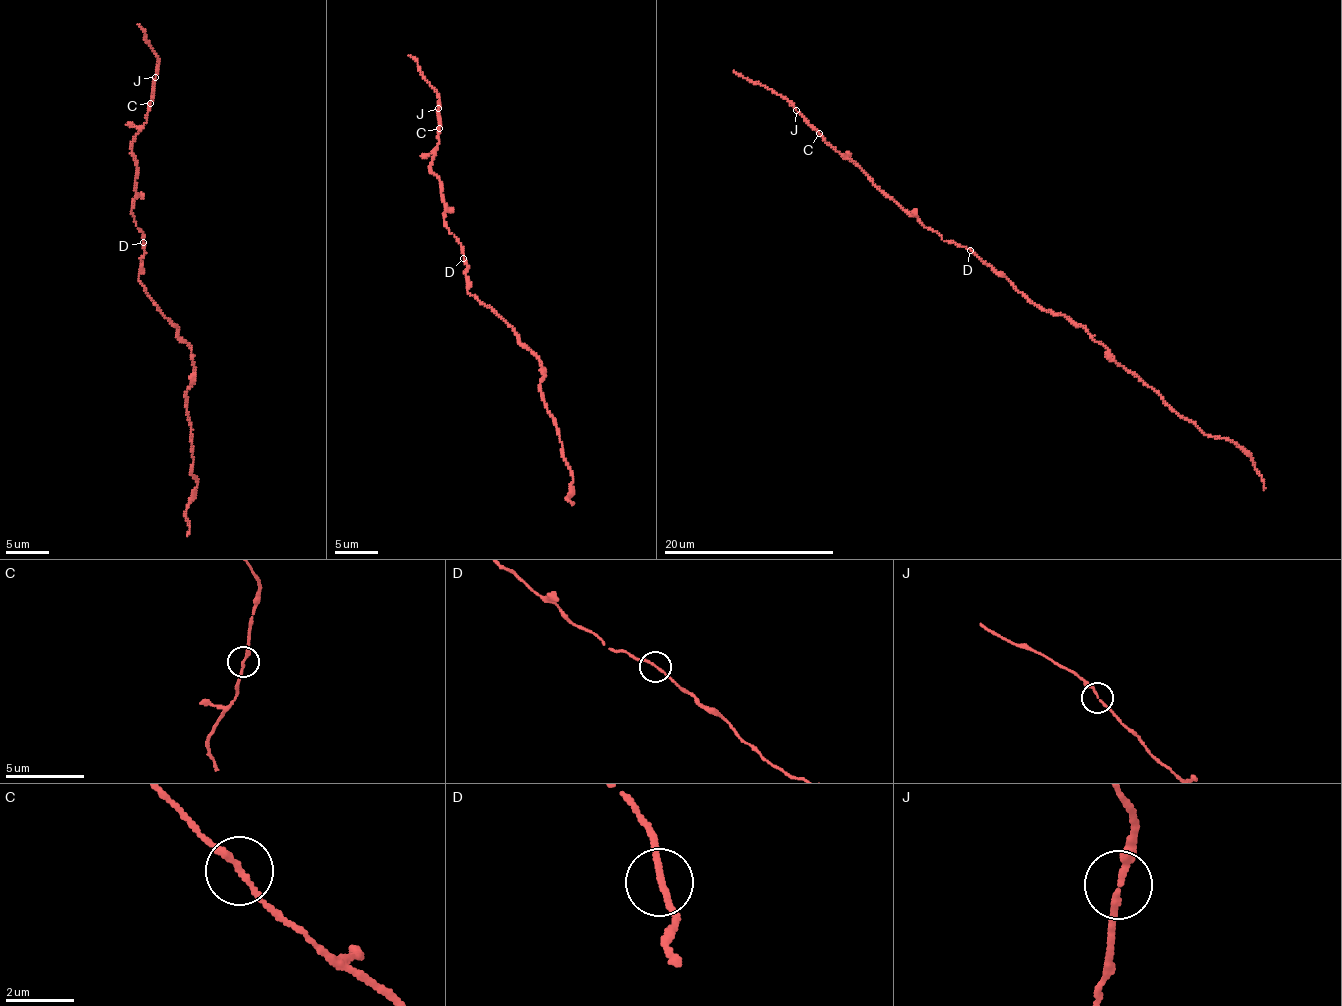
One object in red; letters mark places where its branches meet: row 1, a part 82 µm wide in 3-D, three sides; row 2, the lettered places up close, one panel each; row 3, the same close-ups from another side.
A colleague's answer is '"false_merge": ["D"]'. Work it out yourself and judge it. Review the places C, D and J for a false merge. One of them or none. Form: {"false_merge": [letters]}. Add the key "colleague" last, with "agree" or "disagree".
{"false_merge": [], "colleague": "disagree"}

